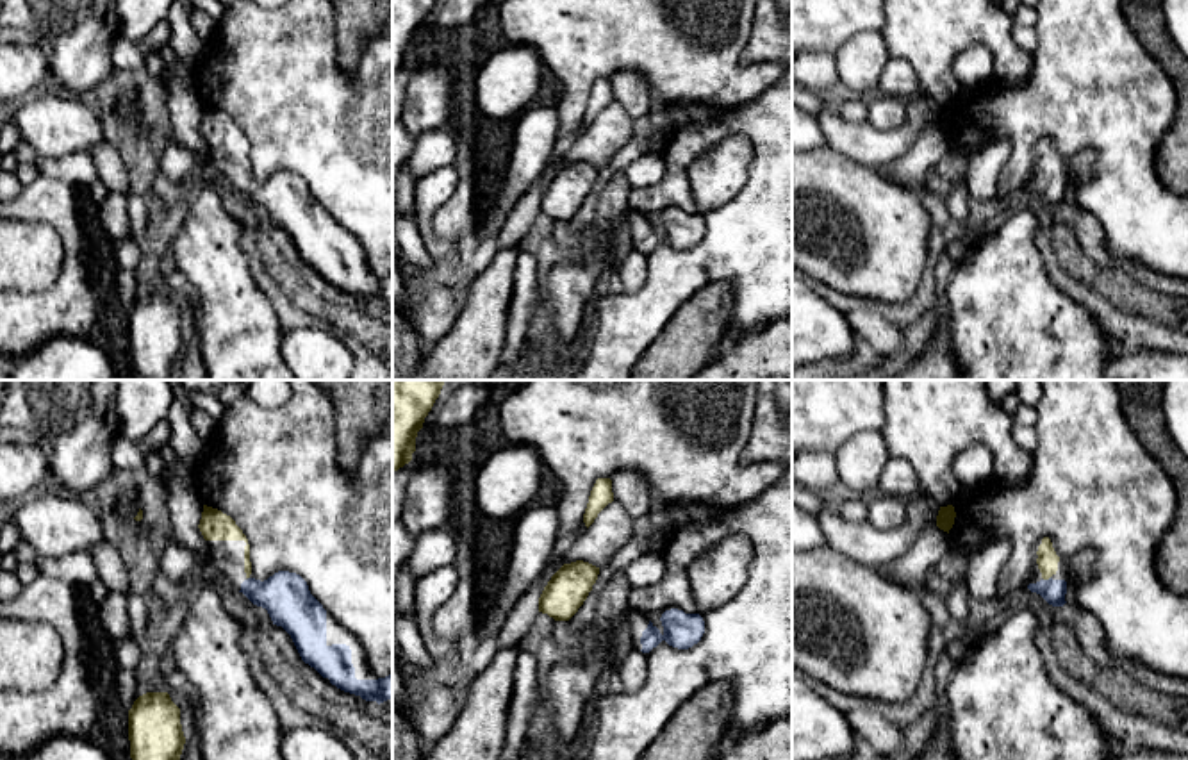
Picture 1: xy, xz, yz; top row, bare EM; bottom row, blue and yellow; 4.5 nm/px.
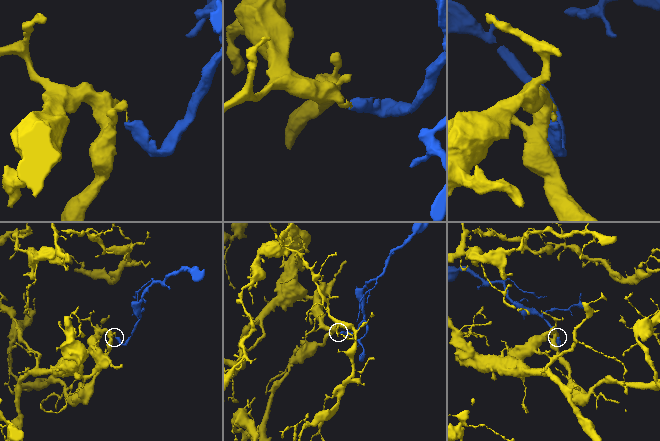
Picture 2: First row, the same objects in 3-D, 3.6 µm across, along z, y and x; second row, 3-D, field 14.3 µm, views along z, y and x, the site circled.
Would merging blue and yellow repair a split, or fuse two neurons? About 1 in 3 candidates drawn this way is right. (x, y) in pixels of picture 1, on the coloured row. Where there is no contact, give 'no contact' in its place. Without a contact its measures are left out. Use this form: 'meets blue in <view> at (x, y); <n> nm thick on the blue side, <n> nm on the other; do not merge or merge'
meets blue in yz at (1046, 580); 110 nm thick on the blue side, 100 nm on the other; merge

